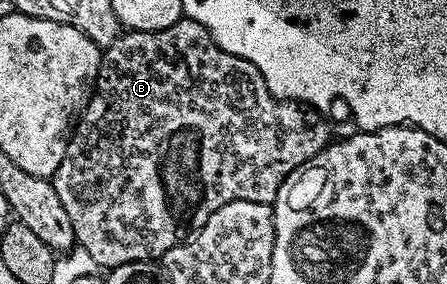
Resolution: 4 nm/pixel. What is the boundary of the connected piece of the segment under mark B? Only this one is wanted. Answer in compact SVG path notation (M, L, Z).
M183 16L166 30L129 30L122 33L115 44L104 47L93 95L76 123L67 152L51 181L55 192L59 192L59 200L67 211L67 217L71 220L71 228L77 237L76 245L90 253L98 267L112 268L132 262L152 262L164 259L166 252L185 241L194 228L207 224L209 217L223 208L223 204L231 204L234 200L272 204L287 176L329 145L329 129L330 123L323 117L320 109L277 98L267 88L255 64L239 56L231 56L231 52L223 52L223 48L219 48L215 40L211 40L211 32L207 32L203 24Z

